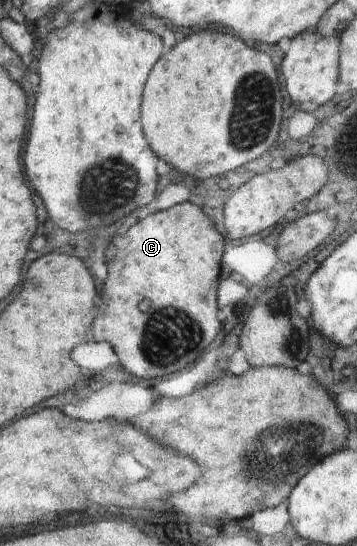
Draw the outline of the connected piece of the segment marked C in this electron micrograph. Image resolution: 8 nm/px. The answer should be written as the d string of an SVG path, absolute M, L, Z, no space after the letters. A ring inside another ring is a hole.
M189 201L160 213L152 213L136 225L130 243L118 245L116 253L105 261L108 265L108 303L94 319L94 339L108 341L120 357L124 369L132 375L144 379L172 375L174 371L194 363L220 331L220 321L216 319L216 287L220 261L226 248L225 234L220 225L214 227L204 213L207 213L204 208Z

